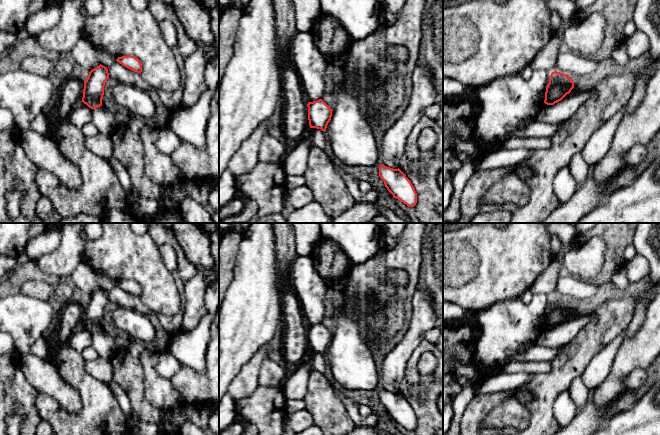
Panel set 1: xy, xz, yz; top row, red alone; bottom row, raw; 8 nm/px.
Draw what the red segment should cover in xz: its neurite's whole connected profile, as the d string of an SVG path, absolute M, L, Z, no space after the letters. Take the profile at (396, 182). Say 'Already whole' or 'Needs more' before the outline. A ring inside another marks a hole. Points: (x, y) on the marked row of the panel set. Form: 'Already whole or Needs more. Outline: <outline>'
Already whole. Outline: M382 164L379 167L379 176L394 198L409 207L414 207L416 205L417 193L411 181L399 168L393 169Z

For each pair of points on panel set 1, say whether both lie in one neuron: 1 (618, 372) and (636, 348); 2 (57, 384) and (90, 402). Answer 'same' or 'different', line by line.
1: same
2: different

